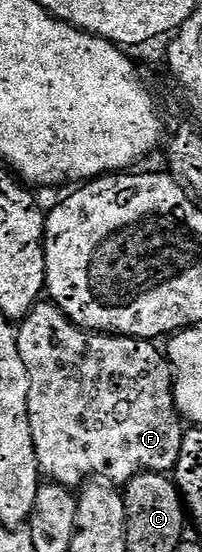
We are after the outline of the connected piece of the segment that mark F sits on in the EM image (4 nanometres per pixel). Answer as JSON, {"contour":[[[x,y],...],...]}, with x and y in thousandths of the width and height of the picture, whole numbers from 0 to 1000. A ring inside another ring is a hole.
{"contour":[[[193,545],[124,578],[79,592],[99,647],[119,647],[119,661],[139,667],[139,770],[158,770],[158,806],[178,806],[178,835],[193,855],[233,870],[292,875],[351,886],[386,886],[431,871],[500,864],[569,879],[614,879],[698,853],[856,855],[891,828],[891,806],[911,786],[911,761],[881,750],[881,736],[861,732],[861,672],[842,667],[842,652],[797,634],[782,636],[738,614],[653,614],[634,607],[490,603],[426,600],[386,592],[332,574],[272,549]]]}

